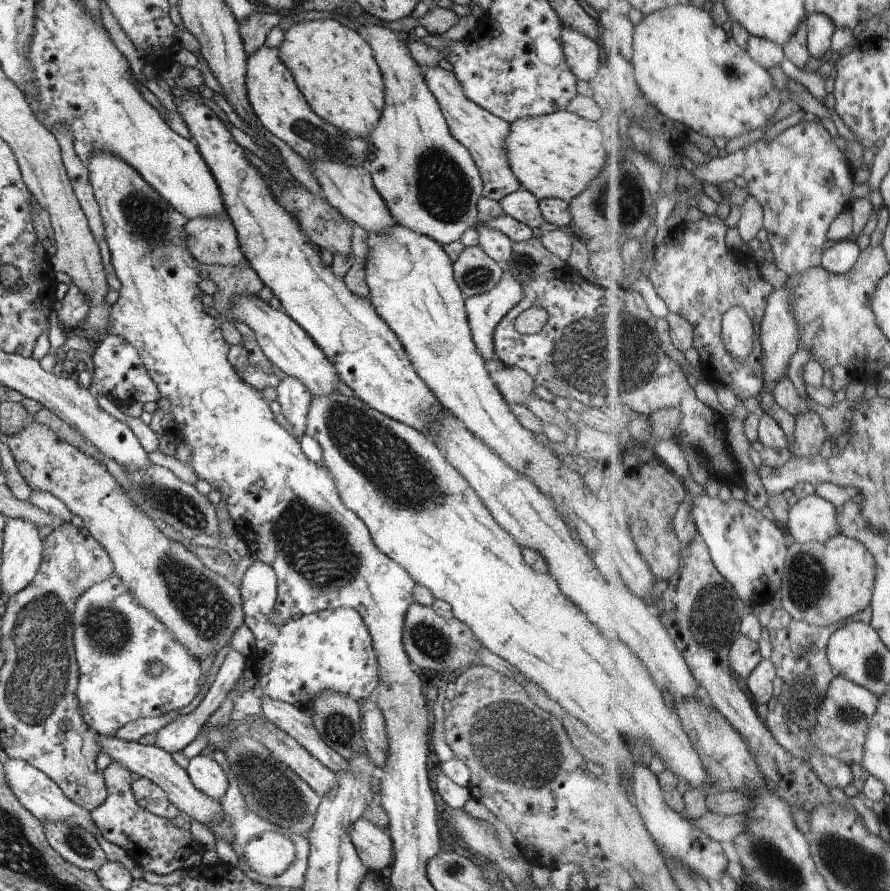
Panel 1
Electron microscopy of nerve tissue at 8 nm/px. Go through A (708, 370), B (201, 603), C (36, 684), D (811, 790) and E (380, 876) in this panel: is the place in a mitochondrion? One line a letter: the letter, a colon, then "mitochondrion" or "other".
A: other
B: mitochondrion
C: mitochondrion
D: other
E: other

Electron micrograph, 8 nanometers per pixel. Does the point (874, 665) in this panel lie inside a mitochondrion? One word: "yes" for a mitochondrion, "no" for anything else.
yes

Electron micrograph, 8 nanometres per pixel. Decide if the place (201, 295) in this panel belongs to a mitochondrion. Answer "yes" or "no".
no

